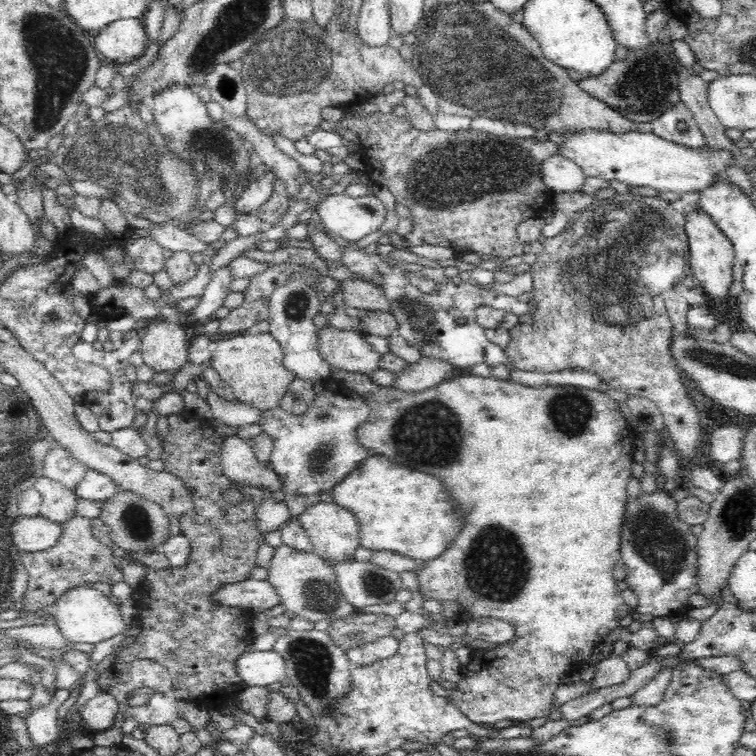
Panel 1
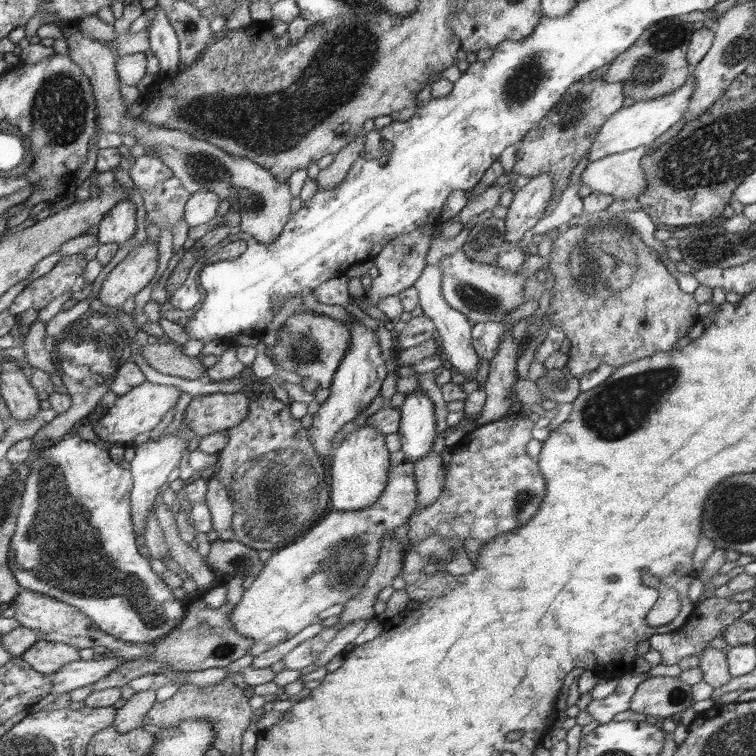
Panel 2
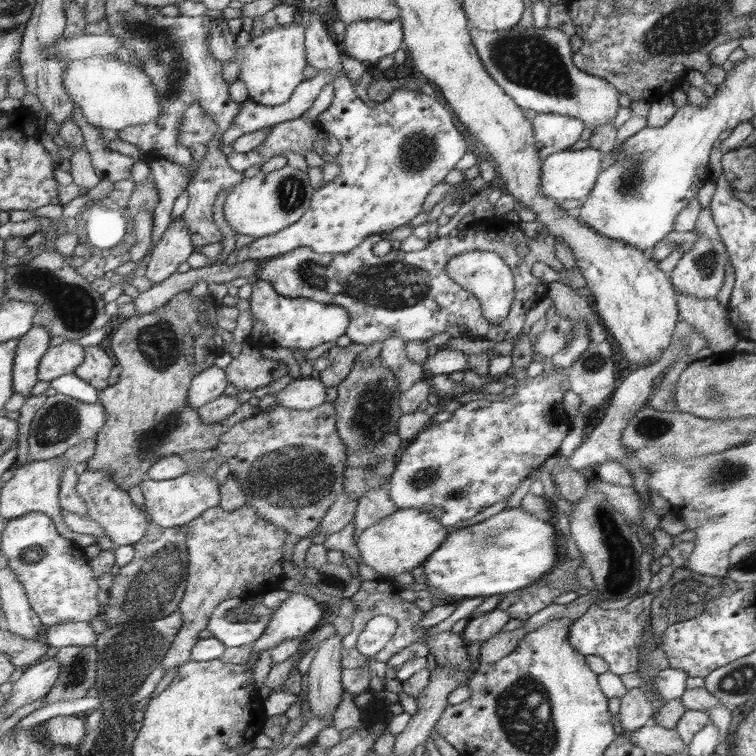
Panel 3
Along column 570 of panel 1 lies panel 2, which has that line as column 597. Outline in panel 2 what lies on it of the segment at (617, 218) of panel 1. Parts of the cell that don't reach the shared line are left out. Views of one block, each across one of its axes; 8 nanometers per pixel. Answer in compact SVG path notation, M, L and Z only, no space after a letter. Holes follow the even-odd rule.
M603 214L603 220L588 226L580 222L566 222L558 226L560 234L553 239L550 248L546 267L550 268L554 276L554 296L549 303L549 311L554 314L549 320L551 326L559 326L566 340L570 340L566 365L570 368L571 376L577 379L603 365L623 367L657 352L670 351L702 320L700 304L693 294L680 290L660 254L617 219L618 216Z

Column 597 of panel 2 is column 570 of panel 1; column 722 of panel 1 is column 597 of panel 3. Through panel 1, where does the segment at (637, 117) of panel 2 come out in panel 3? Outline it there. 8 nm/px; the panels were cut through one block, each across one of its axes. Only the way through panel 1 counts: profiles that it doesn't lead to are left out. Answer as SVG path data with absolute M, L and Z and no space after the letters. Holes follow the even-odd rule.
M588 147L581 150L568 150L550 154L543 162L543 196L560 202L564 200L584 201L588 192L592 190L598 172L601 172L601 162L604 153L600 149Z

